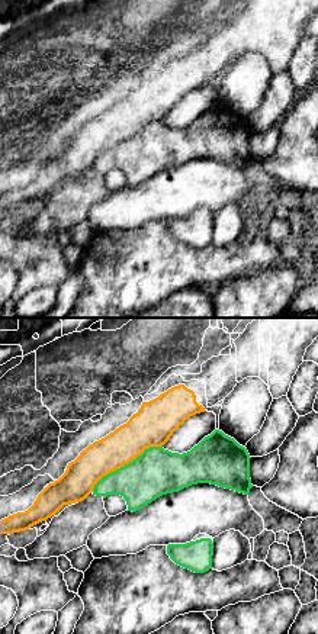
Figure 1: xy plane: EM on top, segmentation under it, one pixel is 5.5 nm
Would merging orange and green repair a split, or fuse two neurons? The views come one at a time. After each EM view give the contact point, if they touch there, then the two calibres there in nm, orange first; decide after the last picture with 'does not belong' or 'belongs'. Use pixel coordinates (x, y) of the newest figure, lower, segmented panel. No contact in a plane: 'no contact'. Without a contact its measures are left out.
(125, 463) | 220/260 nm

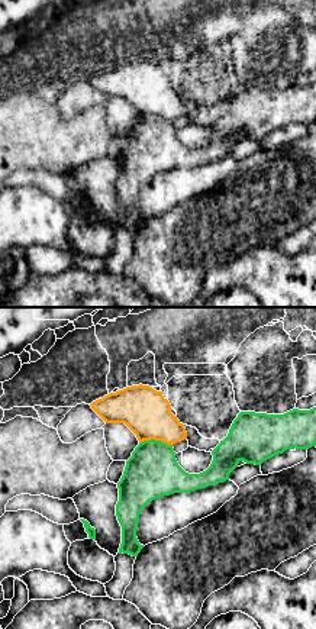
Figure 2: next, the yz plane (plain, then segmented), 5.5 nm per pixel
(155, 439) | 260/300 nm

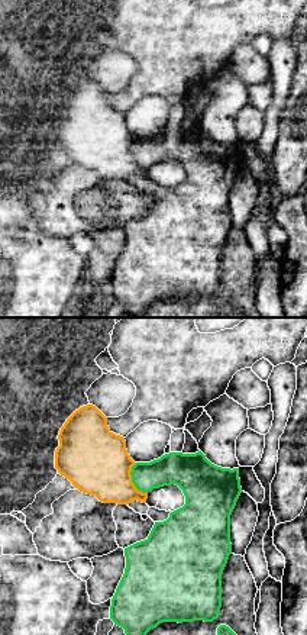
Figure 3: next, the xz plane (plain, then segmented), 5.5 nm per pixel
(131, 480) | 360/180 nm

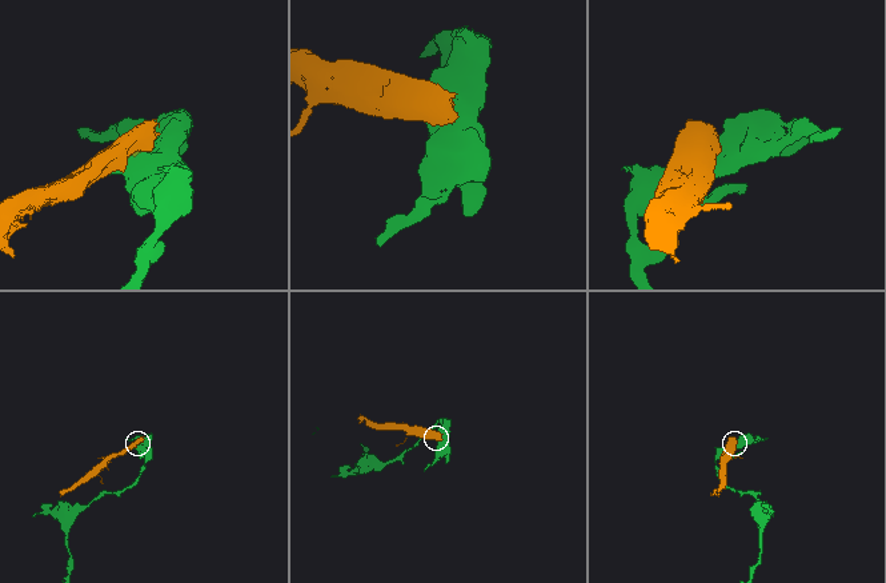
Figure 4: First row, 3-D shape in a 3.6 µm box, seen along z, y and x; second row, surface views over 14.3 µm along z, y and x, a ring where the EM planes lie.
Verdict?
does not belong

